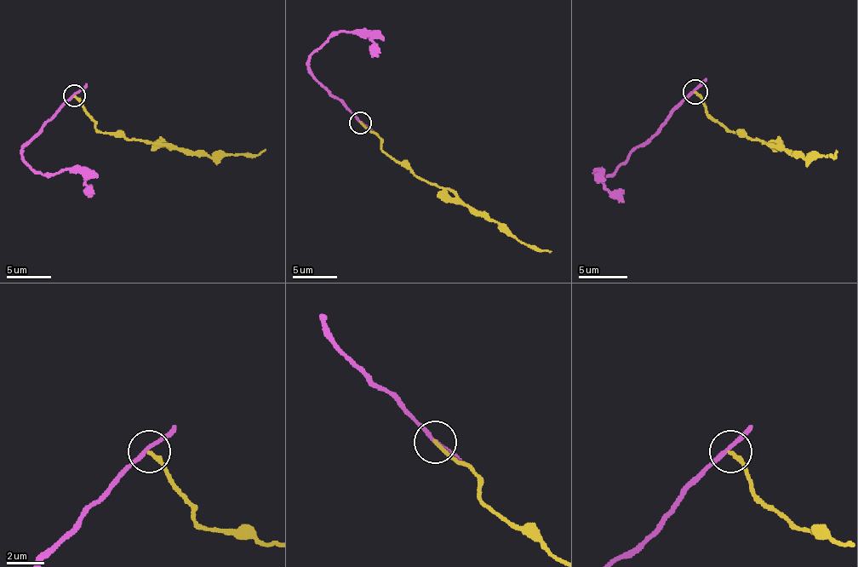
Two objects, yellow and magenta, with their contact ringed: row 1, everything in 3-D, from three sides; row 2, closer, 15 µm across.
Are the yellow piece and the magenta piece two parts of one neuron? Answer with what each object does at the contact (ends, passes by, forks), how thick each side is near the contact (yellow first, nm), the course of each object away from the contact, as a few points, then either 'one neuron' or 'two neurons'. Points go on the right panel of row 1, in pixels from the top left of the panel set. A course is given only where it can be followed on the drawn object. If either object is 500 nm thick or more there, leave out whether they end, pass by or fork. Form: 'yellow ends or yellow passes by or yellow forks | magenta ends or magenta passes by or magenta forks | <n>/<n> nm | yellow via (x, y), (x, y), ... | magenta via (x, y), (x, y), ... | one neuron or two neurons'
yellow ends | magenta passes by | 200/200 nm | yellow via (695, 91), (706, 111), (729, 132), (744, 132), (766, 144), (778, 144), (808, 157), (834, 157), (837, 149) | magenta via (695, 91), (611, 174), (598, 176), (596, 174), (623, 203) | two neurons

